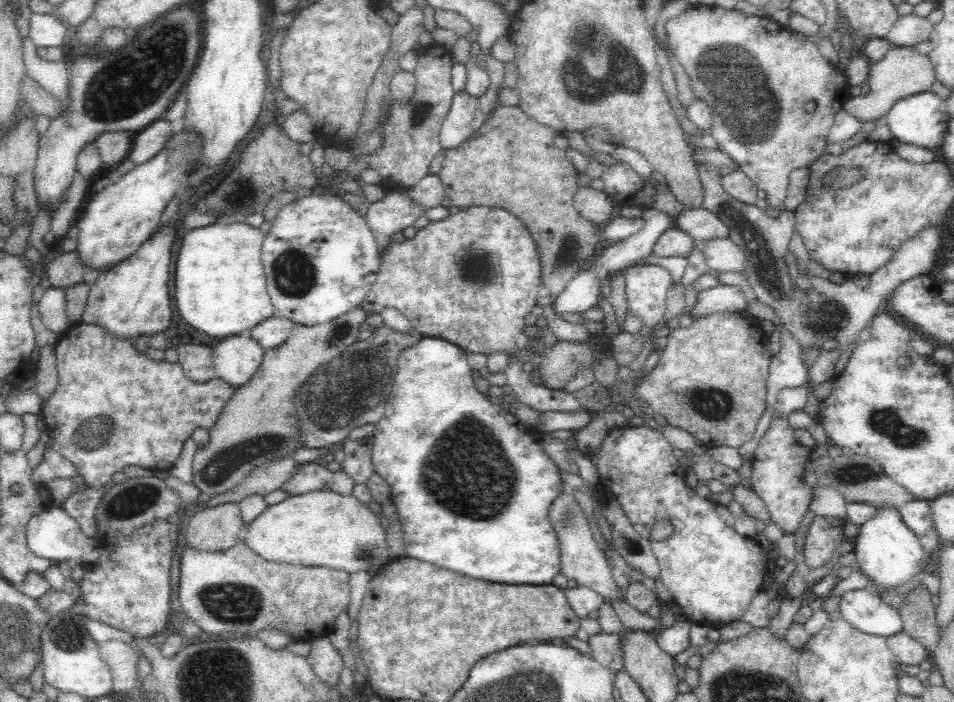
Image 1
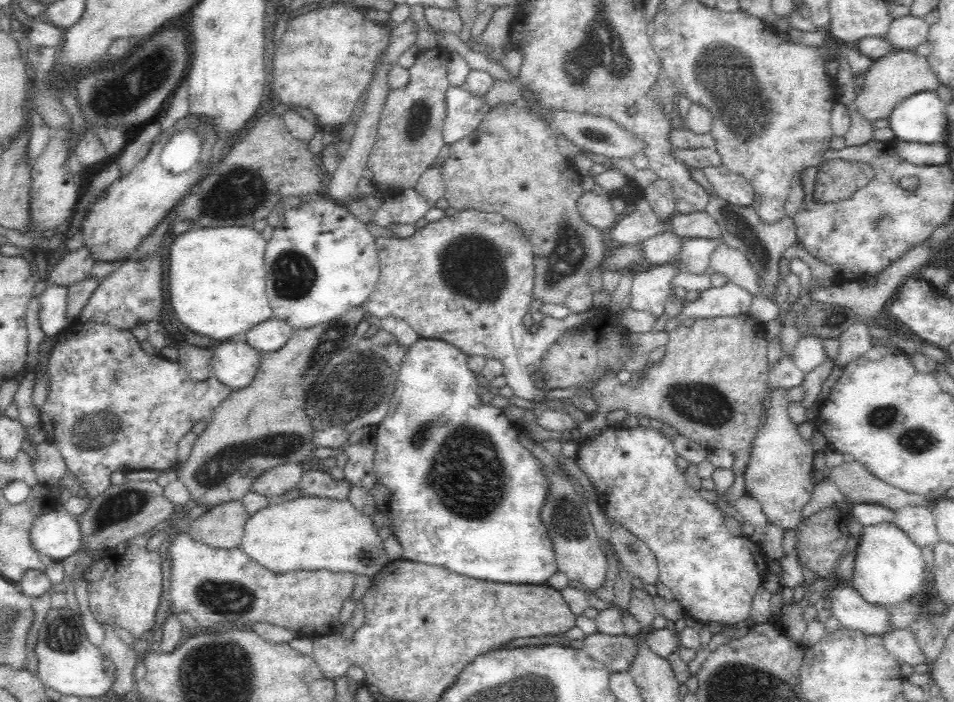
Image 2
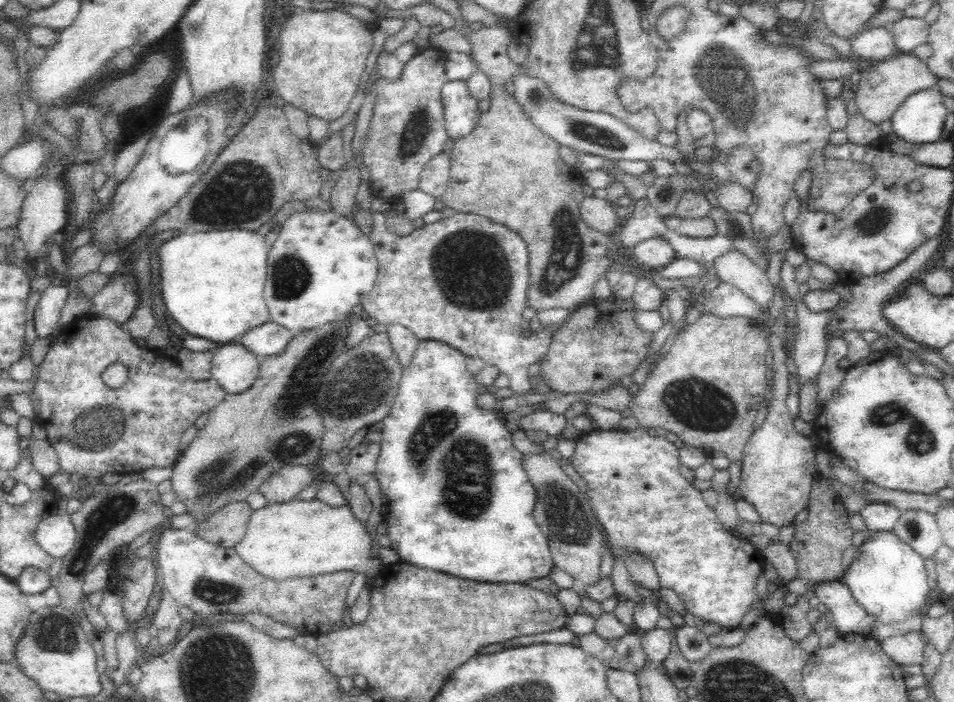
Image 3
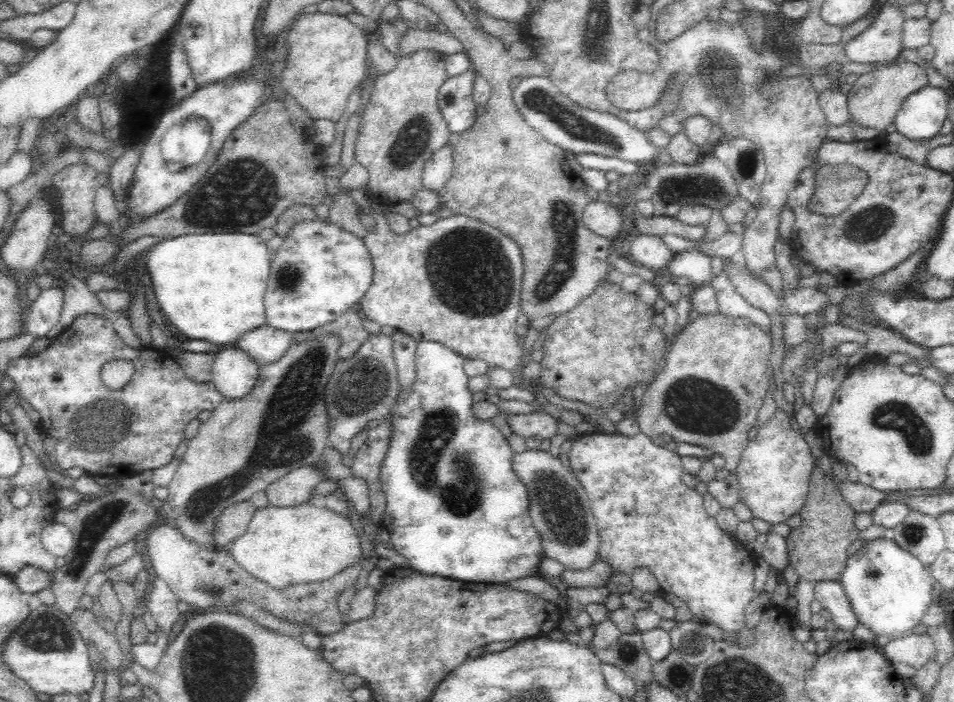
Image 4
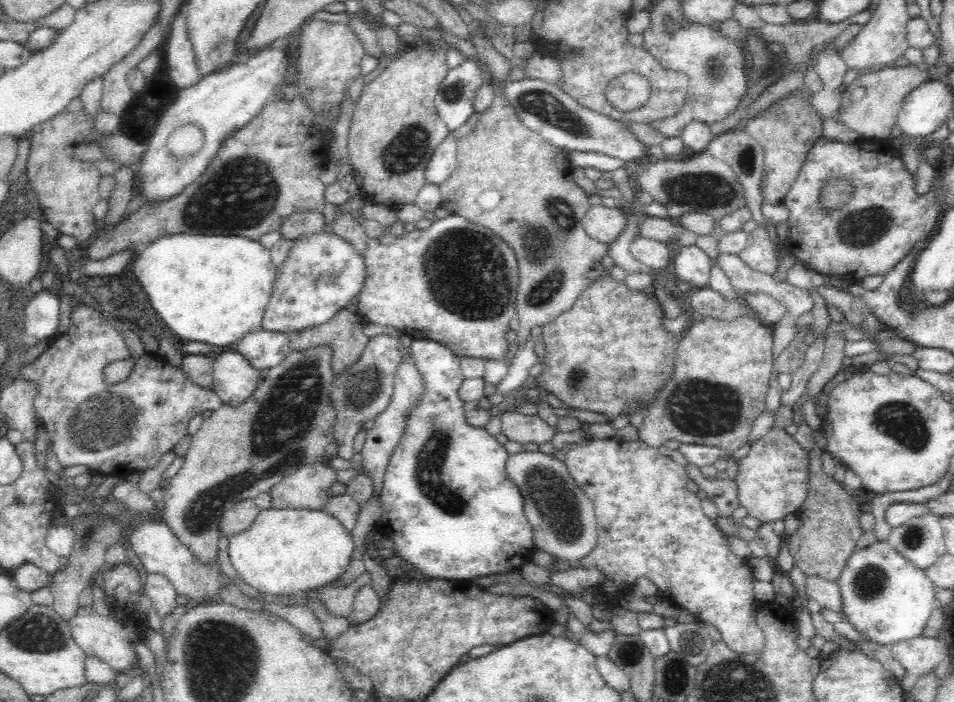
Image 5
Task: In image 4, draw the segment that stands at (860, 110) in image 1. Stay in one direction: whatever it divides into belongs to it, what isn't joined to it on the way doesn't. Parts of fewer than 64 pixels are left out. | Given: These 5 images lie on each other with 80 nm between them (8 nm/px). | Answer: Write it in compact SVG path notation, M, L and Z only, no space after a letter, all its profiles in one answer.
M899 60L893 64L878 66L858 76L855 82L845 89L848 116L854 124L867 130L874 128L878 135L883 137L886 134L886 127L894 122L903 100L927 84L924 67L912 62Z

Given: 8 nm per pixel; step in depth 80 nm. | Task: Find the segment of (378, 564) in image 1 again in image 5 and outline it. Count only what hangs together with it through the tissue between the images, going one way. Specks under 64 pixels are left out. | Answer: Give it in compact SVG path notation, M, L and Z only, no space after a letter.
M272 507L271 509L260 509L258 516L255 518L254 523L248 528L248 530L244 530L239 534L233 535L229 538L228 544L228 556L229 560L236 570L238 576L246 582L252 588L255 588L258 592L269 595L292 595L297 592L304 592L310 589L314 589L316 587L324 586L328 584L330 581L334 580L334 578L338 578L340 574L347 569L349 562L352 558L352 550L354 550L354 543L352 543L352 538L349 534L346 533L344 526L339 522L338 519L332 517L332 515L318 510L308 510L308 509L282 509L278 510Z

